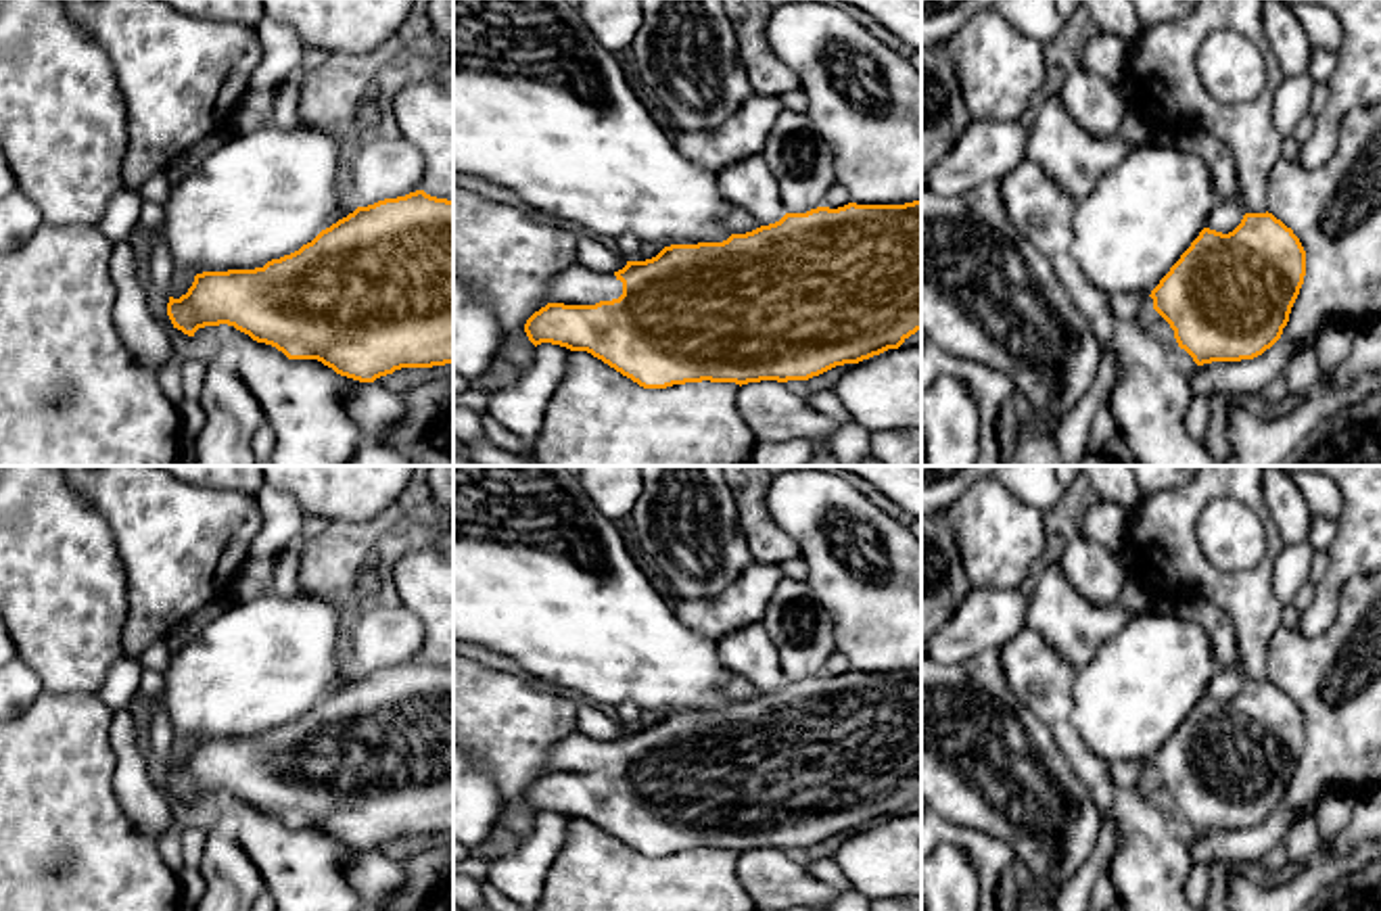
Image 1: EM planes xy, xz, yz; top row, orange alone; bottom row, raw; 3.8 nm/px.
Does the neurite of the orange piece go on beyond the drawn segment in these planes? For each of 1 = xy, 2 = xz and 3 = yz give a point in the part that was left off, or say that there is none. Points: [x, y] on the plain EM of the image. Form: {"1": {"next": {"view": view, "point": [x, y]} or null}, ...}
{"1": {"next": null}, "2": {"next": {"view": "xz", "point": [579, 753]}}, "3": {"next": null}}

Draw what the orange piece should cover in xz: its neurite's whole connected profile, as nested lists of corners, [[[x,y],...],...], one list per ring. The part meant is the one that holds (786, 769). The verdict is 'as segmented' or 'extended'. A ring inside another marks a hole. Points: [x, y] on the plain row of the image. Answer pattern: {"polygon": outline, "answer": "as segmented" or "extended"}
{"polygon": [[[921,669],[905,673],[817,675],[723,710],[671,713],[618,740],[593,740],[579,729],[549,752],[547,773],[524,800],[537,815],[552,811],[587,819],[643,857],[685,850],[809,848],[836,834],[898,817],[921,798]]], "answer": "extended"}

